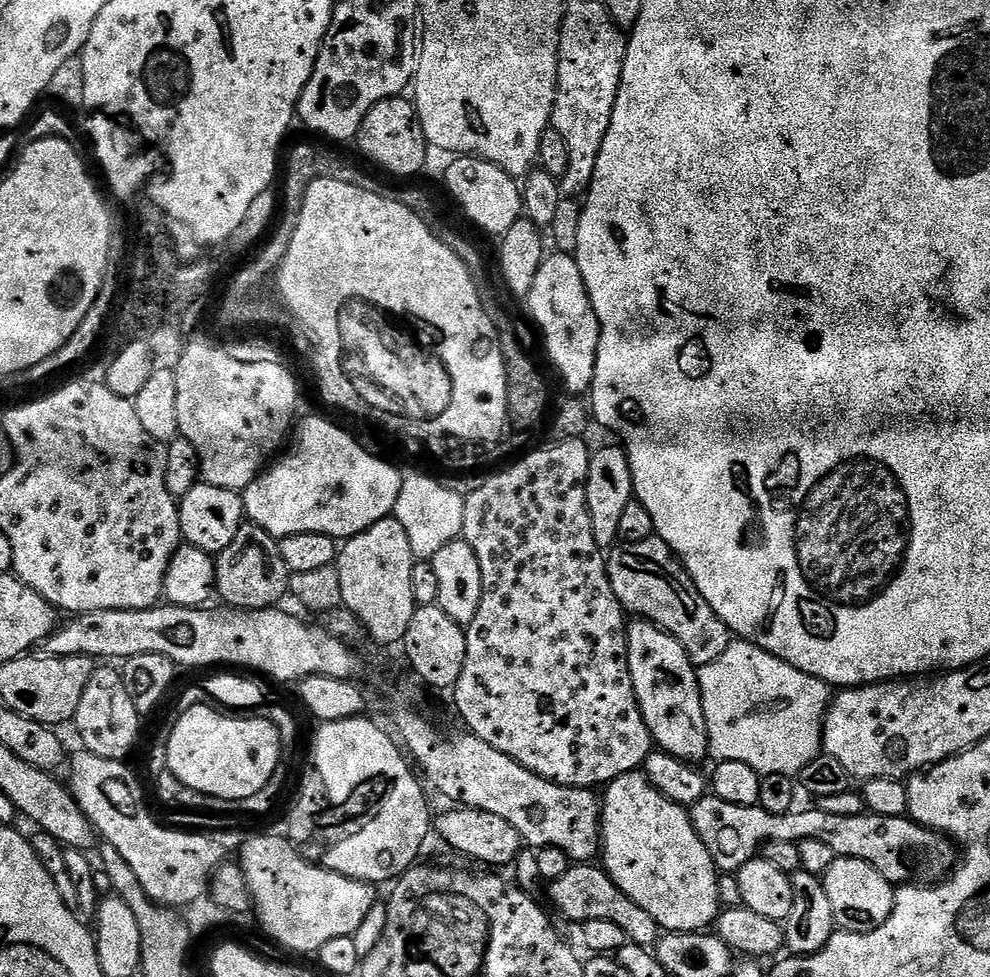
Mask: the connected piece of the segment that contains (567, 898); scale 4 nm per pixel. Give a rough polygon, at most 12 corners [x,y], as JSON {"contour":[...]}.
{"contour":[[576,862],[551,881],[576,926],[603,918],[651,949],[662,929],[603,867]]}

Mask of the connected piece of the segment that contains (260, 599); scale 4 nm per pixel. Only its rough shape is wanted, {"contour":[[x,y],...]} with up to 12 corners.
{"contour":[[240,525],[215,557],[232,610],[270,608],[290,592],[277,537]]}

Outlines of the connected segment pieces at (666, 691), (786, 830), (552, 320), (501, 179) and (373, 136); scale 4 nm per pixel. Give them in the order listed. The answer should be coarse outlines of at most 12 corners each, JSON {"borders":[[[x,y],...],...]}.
{"borders":[[[626,628],[638,706],[661,752],[708,760],[697,665],[669,632]],[[705,794],[690,815],[721,873],[818,838],[893,886],[935,886],[957,845],[908,816],[779,816]],[[545,255],[526,303],[561,382],[587,393],[600,323],[575,255]],[[479,156],[444,172],[472,224],[503,238],[522,218],[517,177]],[[411,99],[378,102],[358,145],[396,176],[424,168],[430,145]]]}

